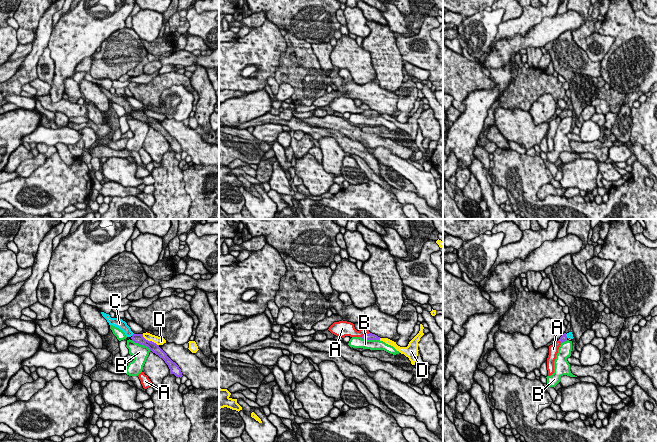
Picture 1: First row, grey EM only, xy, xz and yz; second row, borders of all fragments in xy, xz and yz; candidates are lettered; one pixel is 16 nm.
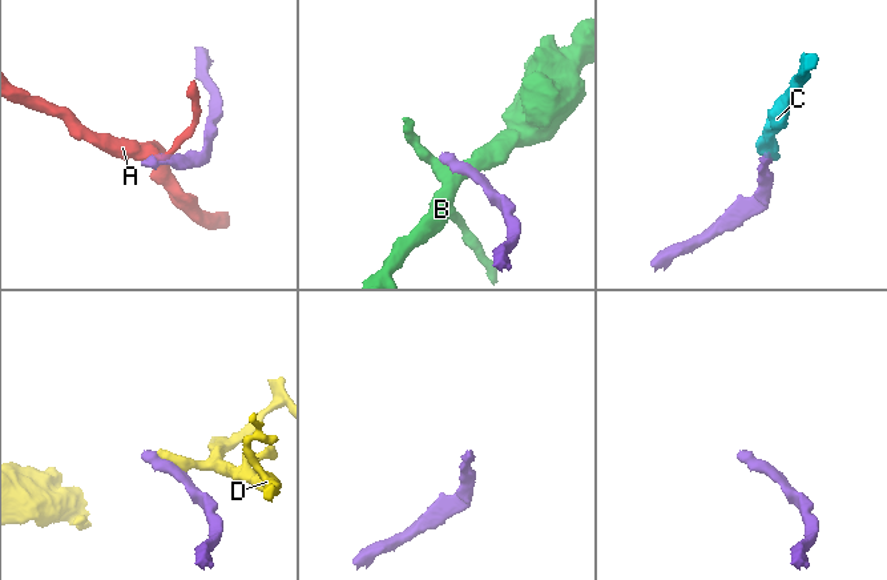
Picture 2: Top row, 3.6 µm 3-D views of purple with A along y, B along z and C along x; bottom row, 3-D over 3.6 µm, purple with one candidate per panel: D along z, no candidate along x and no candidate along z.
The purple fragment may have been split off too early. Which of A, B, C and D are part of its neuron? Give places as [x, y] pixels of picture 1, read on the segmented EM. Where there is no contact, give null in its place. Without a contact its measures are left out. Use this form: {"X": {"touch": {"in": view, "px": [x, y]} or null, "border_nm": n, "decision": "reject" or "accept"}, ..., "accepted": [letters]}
{"A": {"touch": {"in": "xz", "px": [365, 334]}, "border_nm": 170, "decision": "reject"}, "B": {"touch": {"in": "xy", "px": [141, 344]}, "border_nm": 360, "decision": "reject"}, "C": {"touch": {"in": "yz", "px": [566, 336]}, "border_nm": 70, "decision": "accept"}, "D": {"touch": {"in": "xy", "px": [150, 341]}, "border_nm": 320, "decision": "reject"}, "accepted": ["C"]}

